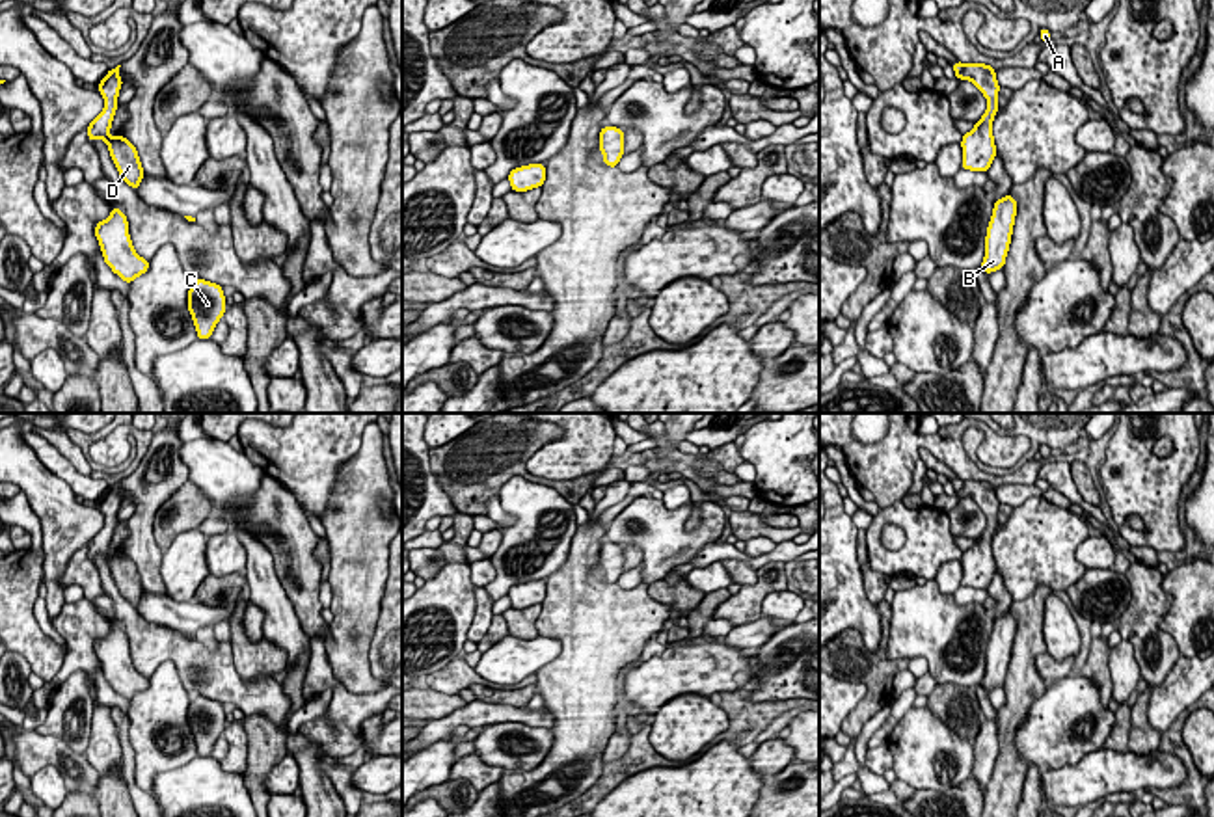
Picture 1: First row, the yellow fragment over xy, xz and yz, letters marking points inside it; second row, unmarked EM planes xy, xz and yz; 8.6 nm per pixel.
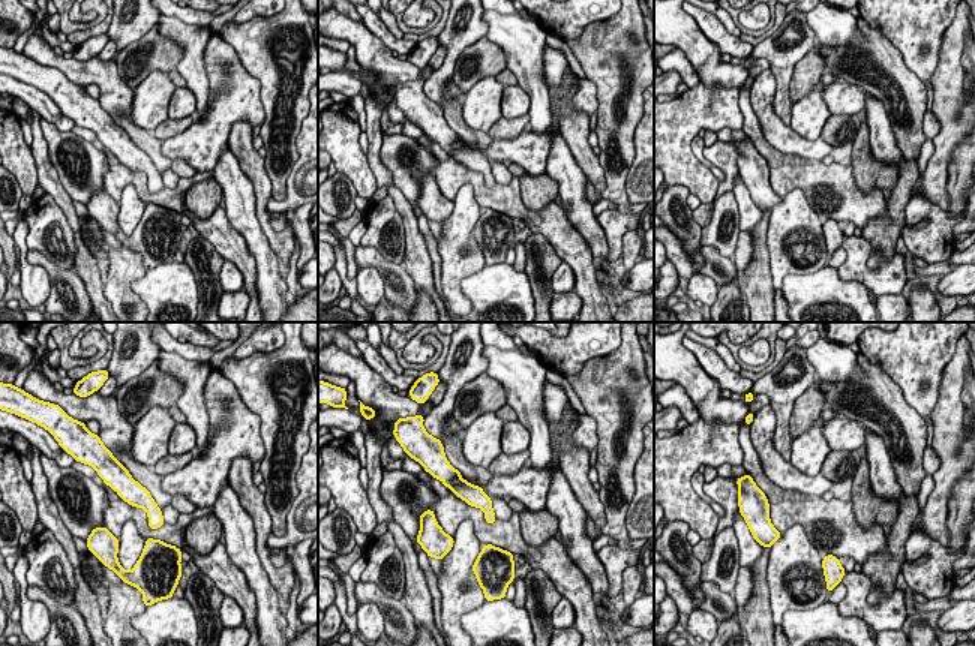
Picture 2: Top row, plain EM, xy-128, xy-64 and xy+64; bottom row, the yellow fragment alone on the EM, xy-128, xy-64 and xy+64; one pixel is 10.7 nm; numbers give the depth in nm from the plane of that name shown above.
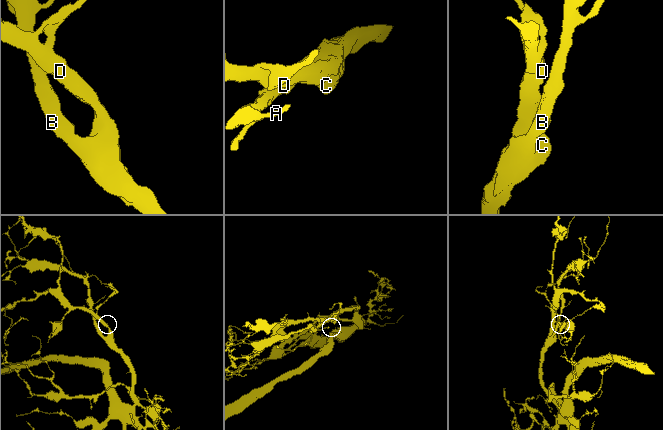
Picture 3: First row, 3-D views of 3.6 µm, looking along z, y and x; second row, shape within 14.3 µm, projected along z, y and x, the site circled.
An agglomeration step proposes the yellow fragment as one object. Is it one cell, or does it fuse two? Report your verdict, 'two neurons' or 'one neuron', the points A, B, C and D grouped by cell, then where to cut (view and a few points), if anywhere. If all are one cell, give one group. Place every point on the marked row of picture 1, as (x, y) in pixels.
one neuron | A B C D | no cut

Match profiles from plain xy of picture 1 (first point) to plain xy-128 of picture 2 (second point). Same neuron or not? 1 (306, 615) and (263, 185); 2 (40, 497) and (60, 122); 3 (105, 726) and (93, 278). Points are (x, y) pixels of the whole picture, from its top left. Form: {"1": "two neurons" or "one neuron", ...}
{"1": "one neuron", "2": "two neurons", "3": "one neuron"}

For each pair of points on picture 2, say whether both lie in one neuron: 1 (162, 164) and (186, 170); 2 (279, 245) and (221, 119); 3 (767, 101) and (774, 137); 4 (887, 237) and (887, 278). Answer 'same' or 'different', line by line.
1: different
2: different
3: same
4: different

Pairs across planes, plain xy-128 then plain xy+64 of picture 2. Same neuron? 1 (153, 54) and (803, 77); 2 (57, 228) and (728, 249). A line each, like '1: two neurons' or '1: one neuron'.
1: one neuron
2: one neuron

